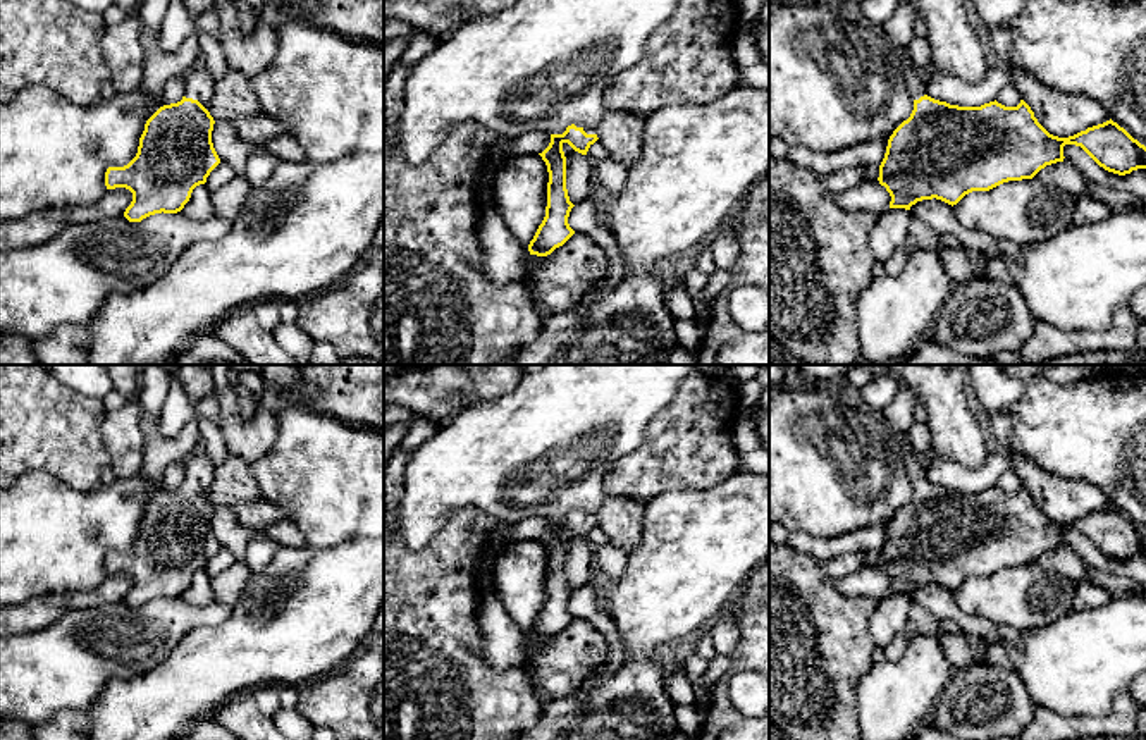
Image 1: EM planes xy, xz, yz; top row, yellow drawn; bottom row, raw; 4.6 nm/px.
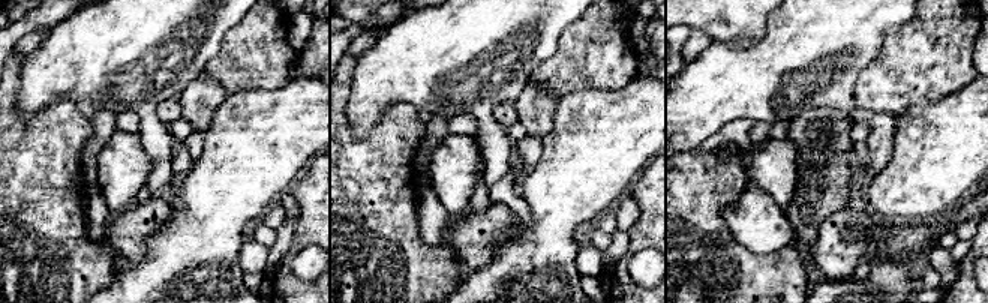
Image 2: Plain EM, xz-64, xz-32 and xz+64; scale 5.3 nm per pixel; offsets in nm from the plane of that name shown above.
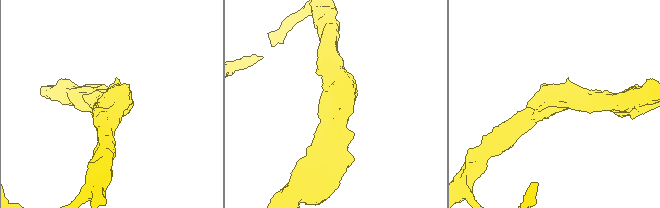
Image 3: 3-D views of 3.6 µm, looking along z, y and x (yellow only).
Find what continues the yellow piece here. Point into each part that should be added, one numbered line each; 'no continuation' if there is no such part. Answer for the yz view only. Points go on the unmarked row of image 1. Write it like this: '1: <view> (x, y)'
1: yz (914, 463)

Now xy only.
1: xy (198, 465)

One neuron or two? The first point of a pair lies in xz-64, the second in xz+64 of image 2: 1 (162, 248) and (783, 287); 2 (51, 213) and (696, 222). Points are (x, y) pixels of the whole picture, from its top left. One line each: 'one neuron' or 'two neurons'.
1: two neurons
2: one neuron

